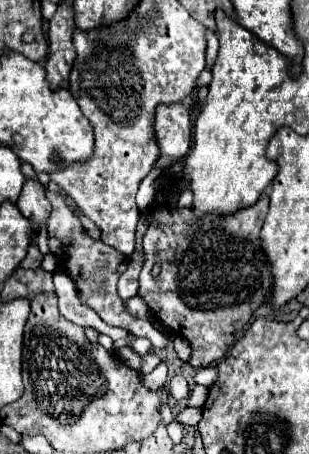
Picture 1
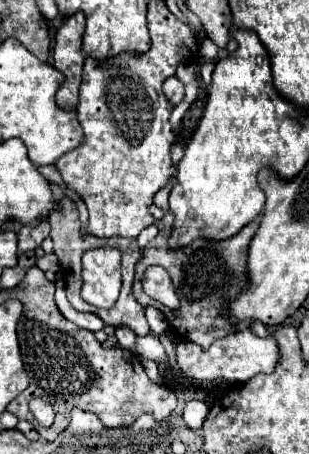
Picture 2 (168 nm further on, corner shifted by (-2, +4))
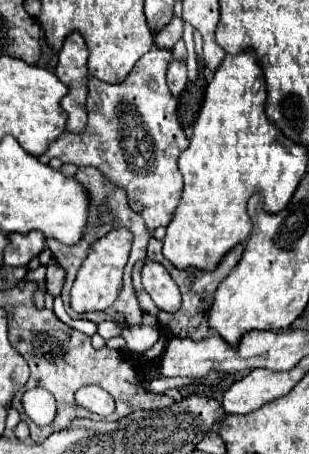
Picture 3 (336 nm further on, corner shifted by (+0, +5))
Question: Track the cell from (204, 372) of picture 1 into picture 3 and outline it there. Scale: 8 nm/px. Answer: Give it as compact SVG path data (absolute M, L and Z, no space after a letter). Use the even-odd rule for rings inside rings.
M146 324L128 326L128 328L122 330L122 336L128 344L128 350L132 350L136 354L142 354L158 340L158 328L156 326L146 326Z

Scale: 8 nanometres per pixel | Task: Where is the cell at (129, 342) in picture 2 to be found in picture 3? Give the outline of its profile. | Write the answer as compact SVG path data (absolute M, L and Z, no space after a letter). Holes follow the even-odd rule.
M102 322L102 324L98 324L98 334L104 340L108 340L108 338L114 338L114 336L120 336L122 328L118 324L114 324L114 322Z

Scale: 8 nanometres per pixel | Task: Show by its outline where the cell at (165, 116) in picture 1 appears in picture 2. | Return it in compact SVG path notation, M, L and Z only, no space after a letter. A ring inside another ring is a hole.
M170 77L164 83L164 95L172 105L178 105L184 99L184 85L176 77Z

